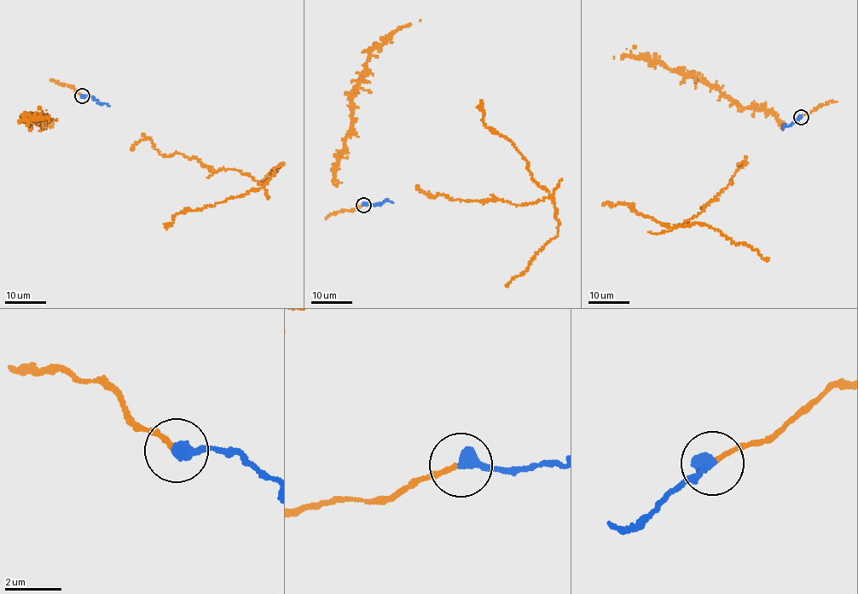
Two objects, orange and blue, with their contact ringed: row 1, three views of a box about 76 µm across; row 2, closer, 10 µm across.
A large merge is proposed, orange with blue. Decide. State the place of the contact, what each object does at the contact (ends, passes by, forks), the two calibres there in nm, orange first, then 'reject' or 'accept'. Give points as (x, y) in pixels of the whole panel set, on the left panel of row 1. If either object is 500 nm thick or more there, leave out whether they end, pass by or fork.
at (82, 96); orange ends there; blue ends there; 150 nm thick on the orange side, 480 nm on the other; accept

